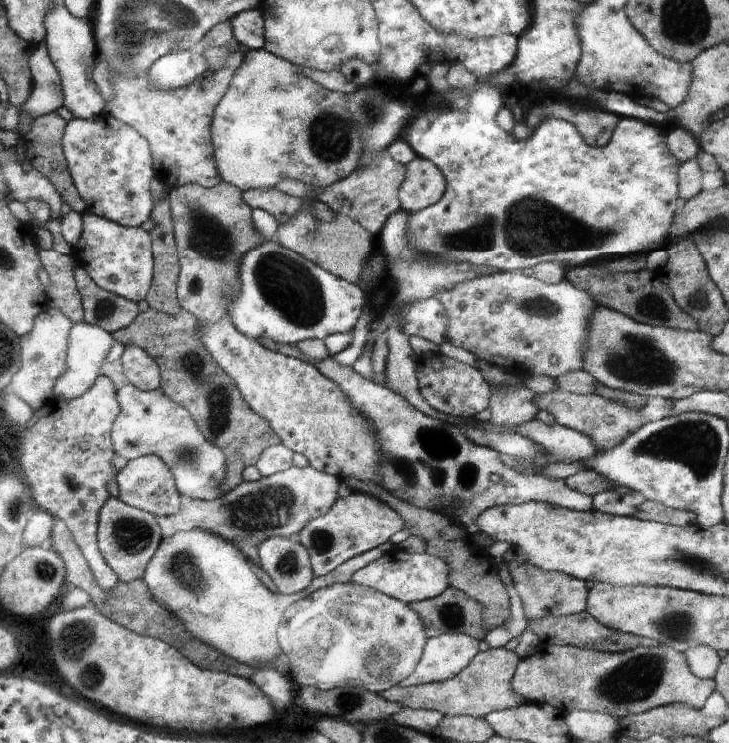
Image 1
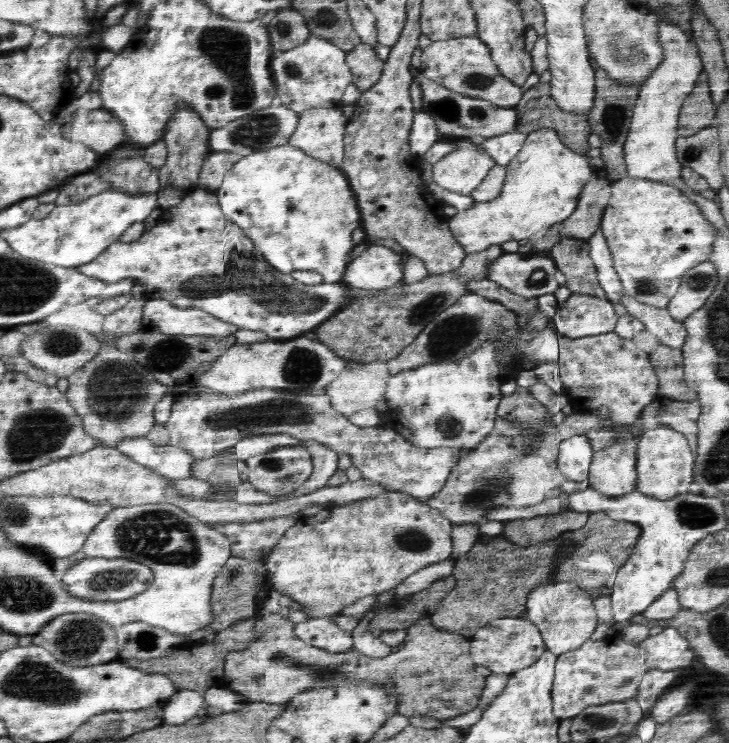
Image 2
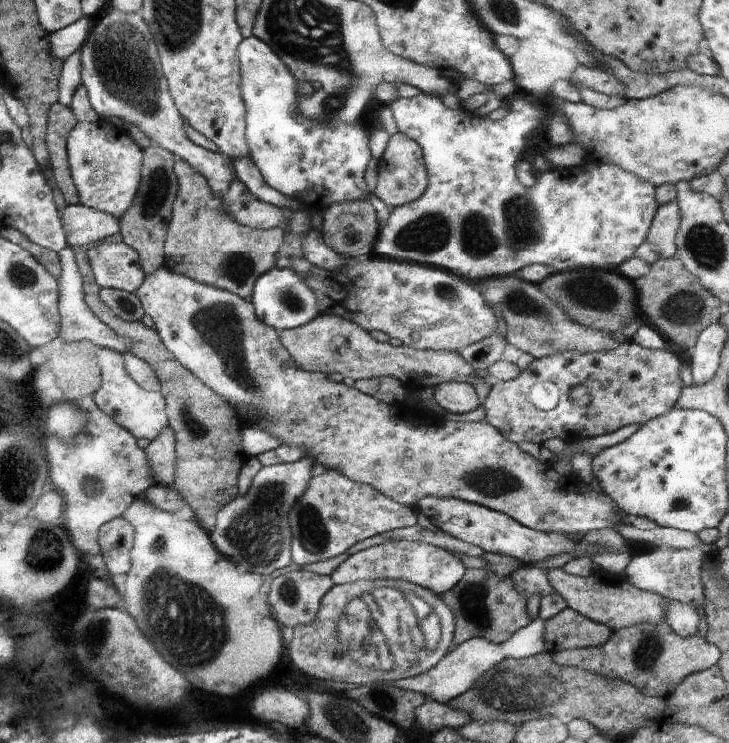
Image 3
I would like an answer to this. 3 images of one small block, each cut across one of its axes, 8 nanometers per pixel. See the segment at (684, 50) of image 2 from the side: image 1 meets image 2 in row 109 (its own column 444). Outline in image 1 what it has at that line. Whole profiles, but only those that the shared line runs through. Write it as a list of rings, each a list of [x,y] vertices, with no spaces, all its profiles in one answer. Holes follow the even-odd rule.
[[[466,633],[428,638],[414,672],[399,682],[404,687],[442,682],[464,670],[476,654],[479,641]]]

